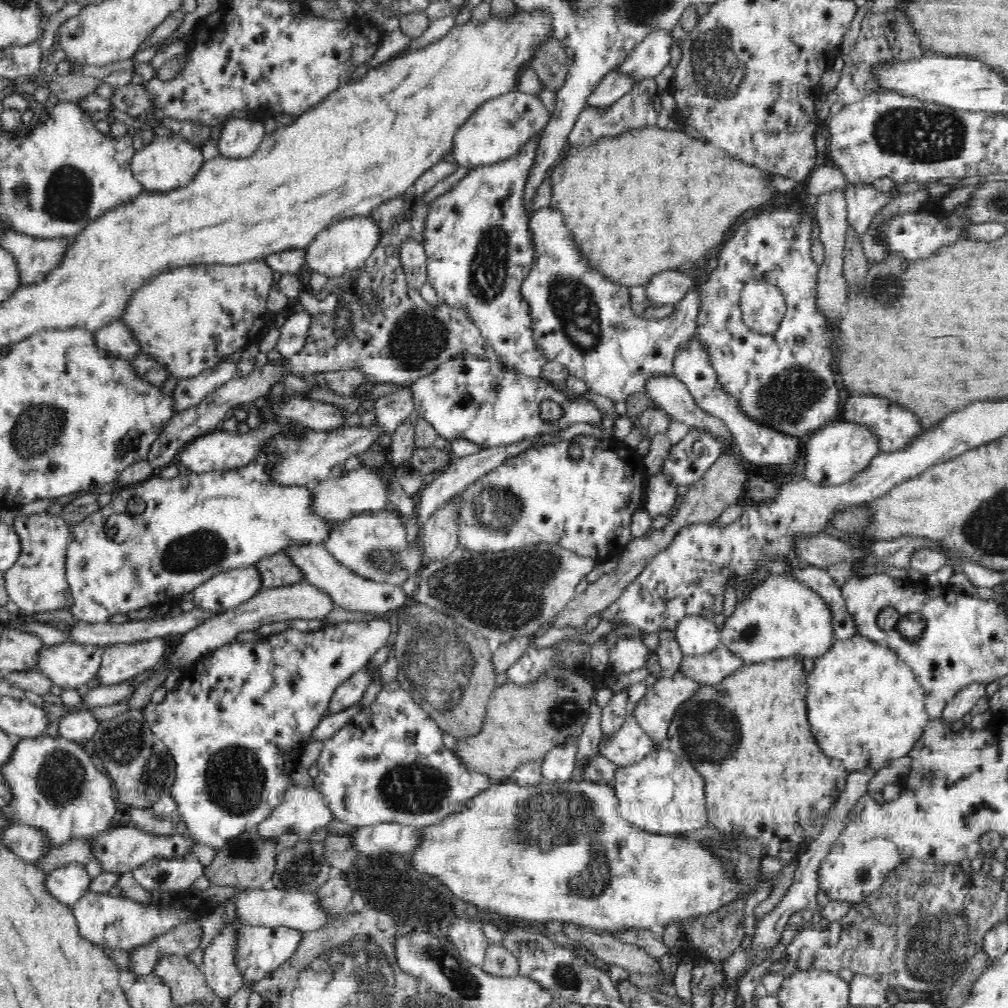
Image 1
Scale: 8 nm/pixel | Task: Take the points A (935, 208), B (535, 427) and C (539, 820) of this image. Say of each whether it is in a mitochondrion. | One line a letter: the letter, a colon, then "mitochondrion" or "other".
A: other
B: other
C: mitochondrion

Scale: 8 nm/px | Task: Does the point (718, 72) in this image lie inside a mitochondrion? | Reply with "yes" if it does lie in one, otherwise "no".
yes

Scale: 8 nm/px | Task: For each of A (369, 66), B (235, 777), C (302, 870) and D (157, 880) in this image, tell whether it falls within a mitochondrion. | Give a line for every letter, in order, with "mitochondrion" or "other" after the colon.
A: other
B: mitochondrion
C: mitochondrion
D: mitochondrion

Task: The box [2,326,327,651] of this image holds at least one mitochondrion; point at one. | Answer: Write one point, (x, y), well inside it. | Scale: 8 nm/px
(39, 427)

